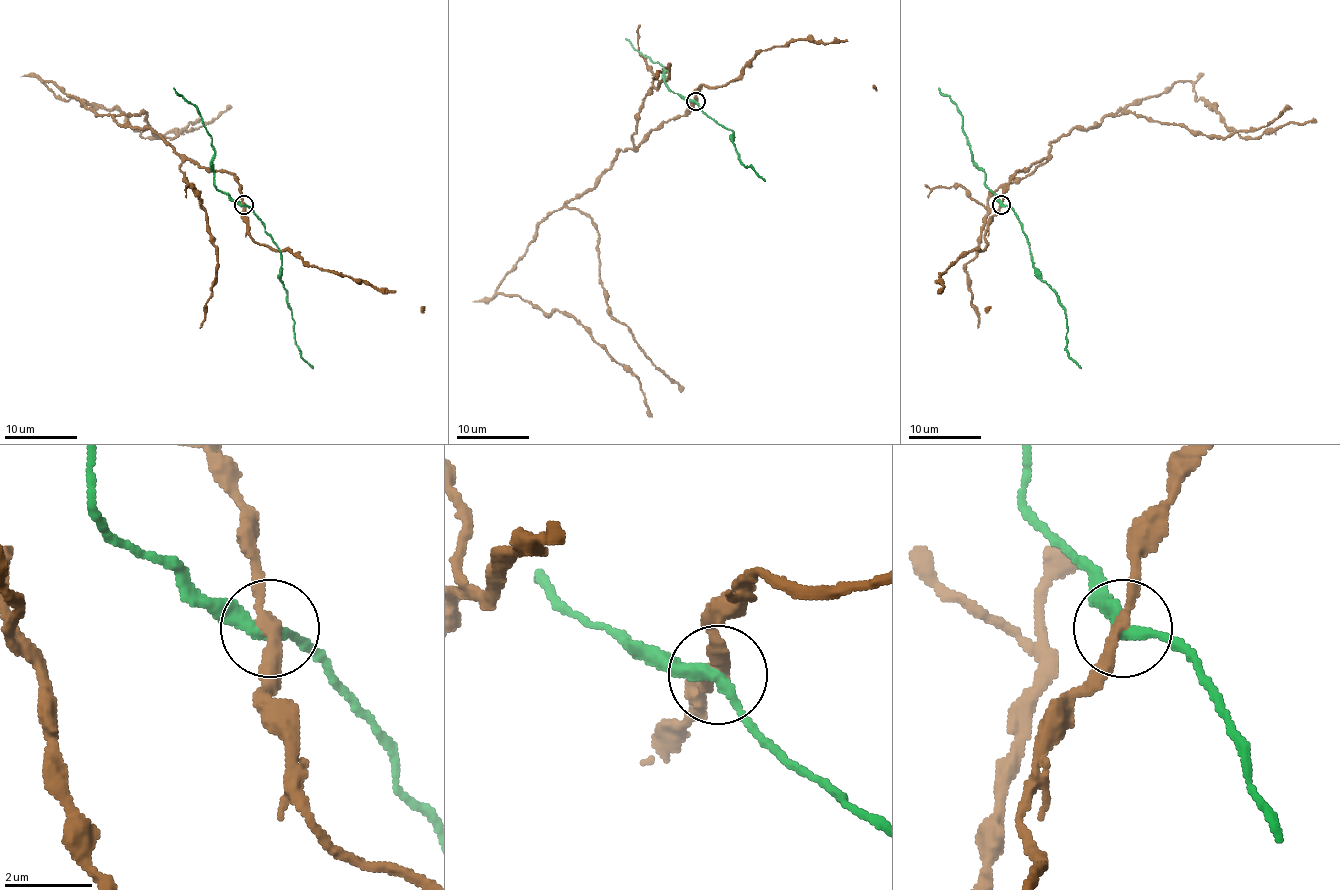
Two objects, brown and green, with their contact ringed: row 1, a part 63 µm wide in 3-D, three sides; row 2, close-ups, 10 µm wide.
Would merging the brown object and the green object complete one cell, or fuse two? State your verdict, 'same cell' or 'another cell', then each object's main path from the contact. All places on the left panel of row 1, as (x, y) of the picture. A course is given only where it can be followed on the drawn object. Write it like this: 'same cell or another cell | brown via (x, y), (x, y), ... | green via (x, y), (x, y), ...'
another cell | brown via (243, 205), (230, 172), (44, 82), (117, 108), (143, 137), (199, 121) | green via (243, 205), (254, 212), (280, 251), (281, 284), (287, 293), (287, 305), (292, 311), (294, 344), (313, 368)

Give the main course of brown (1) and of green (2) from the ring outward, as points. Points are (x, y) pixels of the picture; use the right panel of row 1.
1: (1001, 205), (1015, 172), (1046, 157), (1054, 141), (1180, 81), (1191, 82), (1196, 99), (1240, 137), (1317, 121)
2: (1001, 205), (1014, 212), (1026, 236), (1034, 271), (1065, 311), (1067, 353), (1081, 368)

